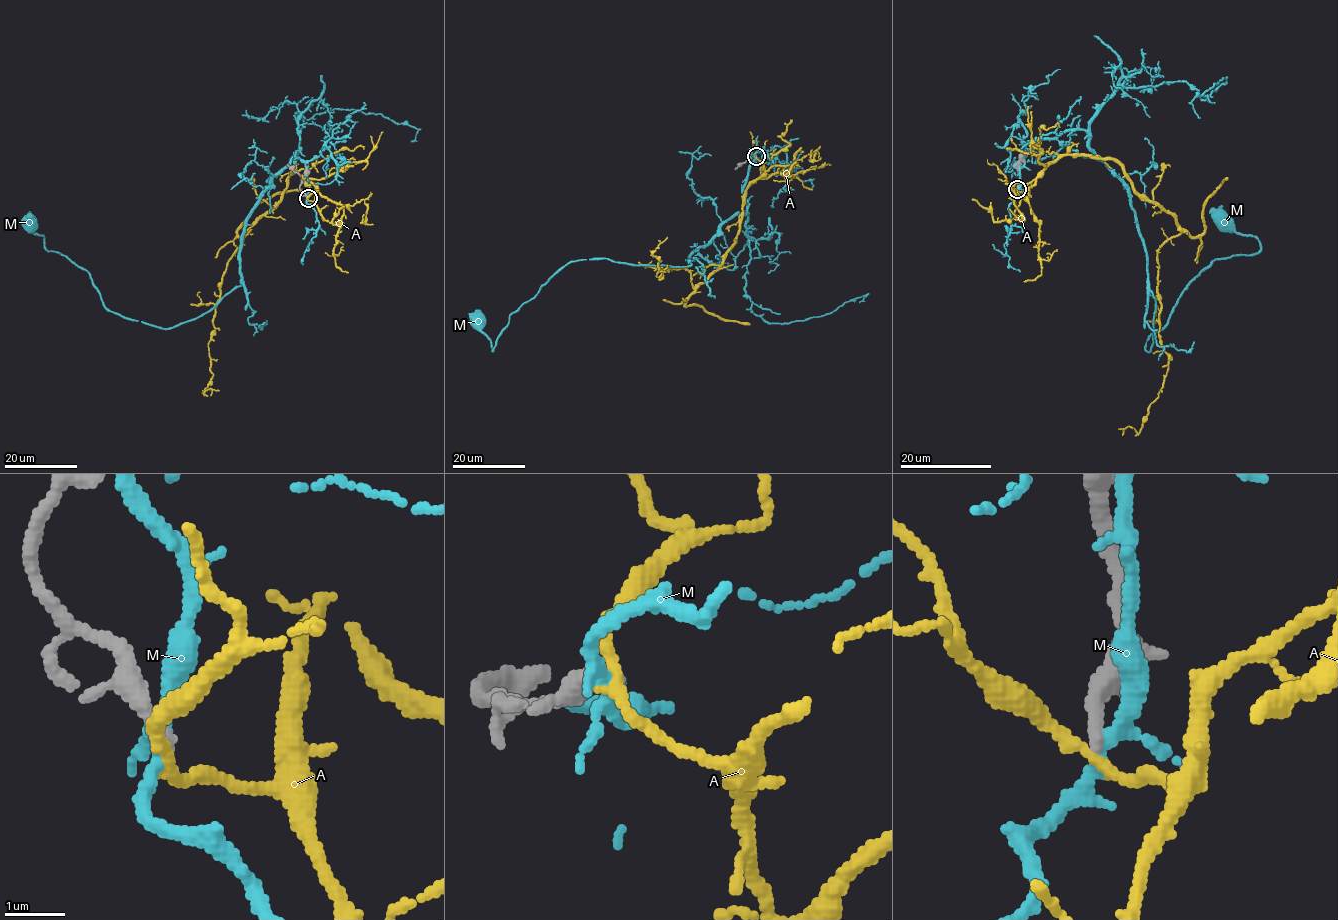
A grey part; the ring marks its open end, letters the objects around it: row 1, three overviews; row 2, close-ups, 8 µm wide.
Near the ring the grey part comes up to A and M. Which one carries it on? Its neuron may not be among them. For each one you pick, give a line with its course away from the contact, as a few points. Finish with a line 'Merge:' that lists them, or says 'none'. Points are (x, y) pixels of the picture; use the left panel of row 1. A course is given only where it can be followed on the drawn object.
Merge: none

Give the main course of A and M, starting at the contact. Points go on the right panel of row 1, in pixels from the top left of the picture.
A: (1017, 190), (1066, 155), (1110, 158), (1175, 218), (1158, 270), (1167, 375), (1137, 432), (1118, 428)
M: (1018, 189), (1028, 143), (1087, 134), (1136, 218), (1149, 351), (1187, 284), (1260, 249), (1219, 220)

